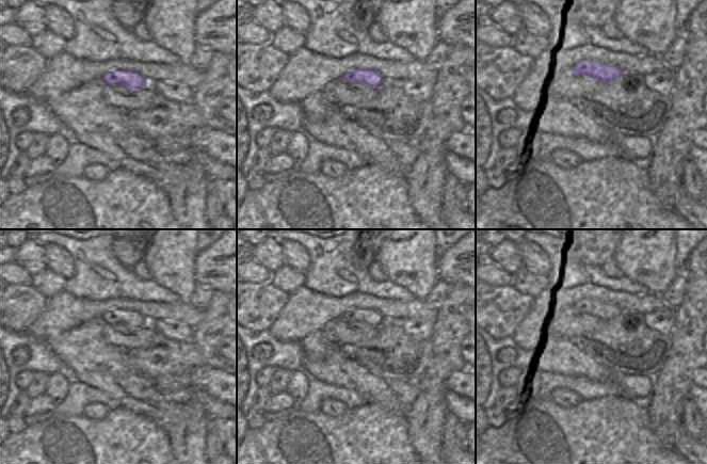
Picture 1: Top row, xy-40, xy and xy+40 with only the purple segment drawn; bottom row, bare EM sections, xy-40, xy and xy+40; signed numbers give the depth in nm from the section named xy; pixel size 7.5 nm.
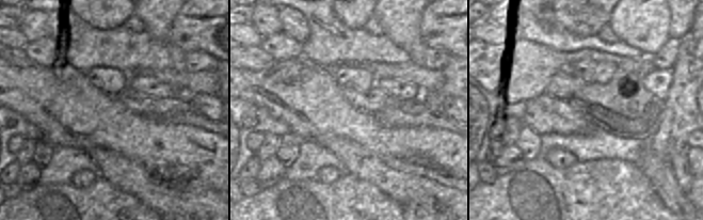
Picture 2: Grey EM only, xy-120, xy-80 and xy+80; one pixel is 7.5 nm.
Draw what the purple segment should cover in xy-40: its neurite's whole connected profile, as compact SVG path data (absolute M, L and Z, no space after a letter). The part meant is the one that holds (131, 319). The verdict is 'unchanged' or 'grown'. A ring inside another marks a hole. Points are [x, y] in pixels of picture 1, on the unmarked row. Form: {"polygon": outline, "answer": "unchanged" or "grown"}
{"polygon": "M120 309L110 310L106 313L100 319L110 325L116 325L120 323L129 330L138 330L148 322L143 315L135 310Z", "answer": "unchanged"}

